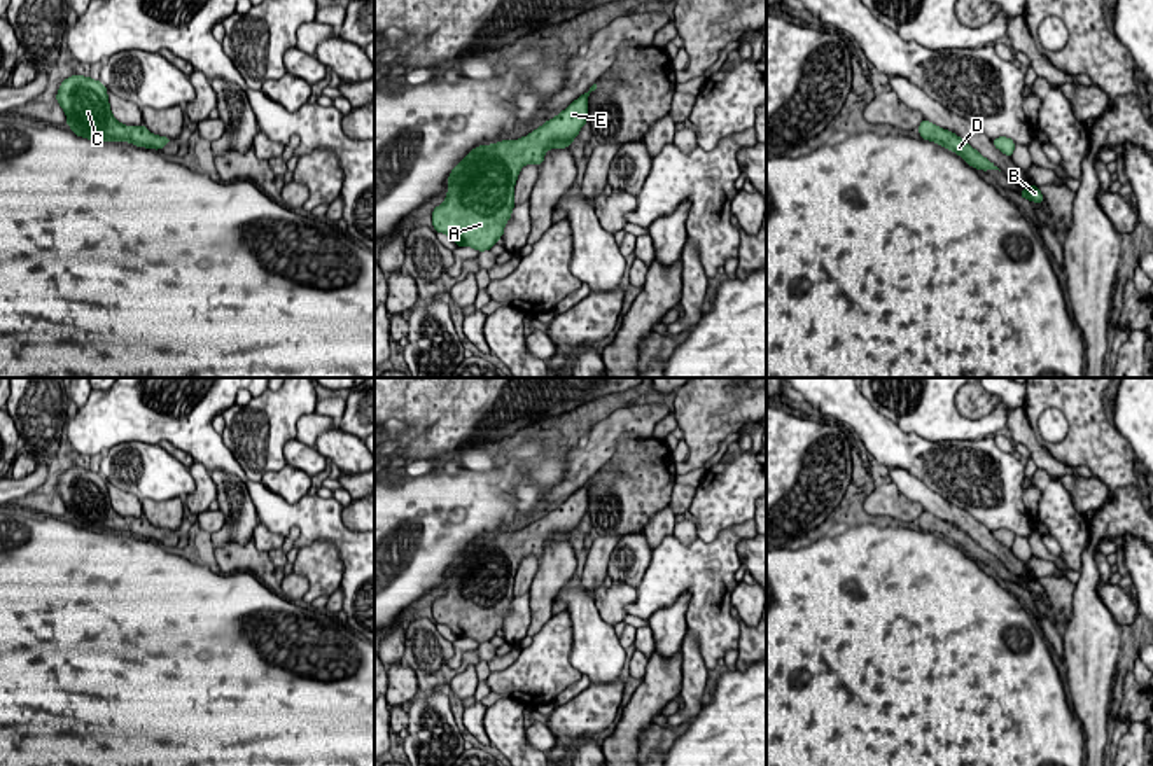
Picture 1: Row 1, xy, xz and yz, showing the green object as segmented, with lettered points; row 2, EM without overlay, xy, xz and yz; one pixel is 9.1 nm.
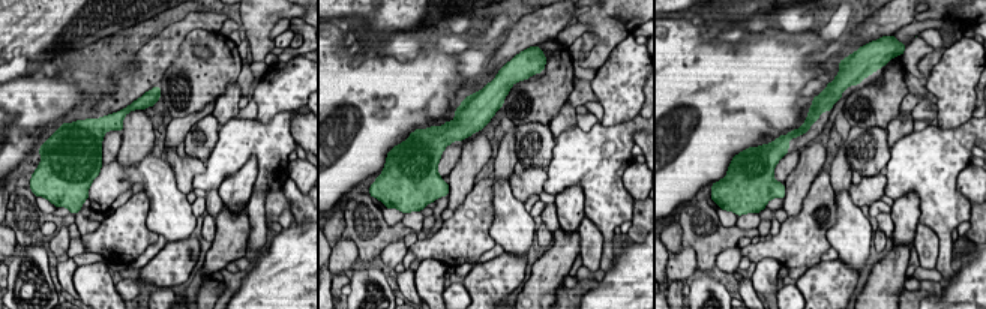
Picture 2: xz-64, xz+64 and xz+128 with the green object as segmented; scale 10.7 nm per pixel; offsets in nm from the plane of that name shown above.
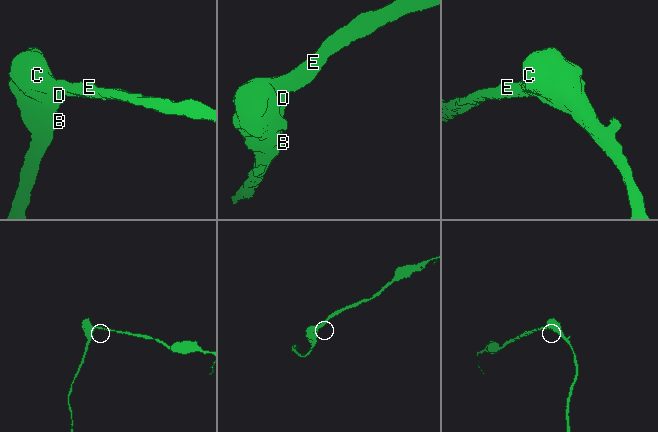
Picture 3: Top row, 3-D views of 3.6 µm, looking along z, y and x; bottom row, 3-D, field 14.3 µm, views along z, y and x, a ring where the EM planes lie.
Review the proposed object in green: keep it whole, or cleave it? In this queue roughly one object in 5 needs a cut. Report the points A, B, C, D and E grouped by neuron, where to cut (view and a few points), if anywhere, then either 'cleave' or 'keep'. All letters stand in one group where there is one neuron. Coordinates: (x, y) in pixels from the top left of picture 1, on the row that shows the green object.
A B C D E; no cut; keep

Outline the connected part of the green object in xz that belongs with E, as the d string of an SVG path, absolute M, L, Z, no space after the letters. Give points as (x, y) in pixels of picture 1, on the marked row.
M598 82L520 140L472 149L448 177L448 196L432 212L434 231L446 233L458 247L490 250L511 219L520 170L528 163L541 166L549 149L570 147L588 122L588 96L595 89Z

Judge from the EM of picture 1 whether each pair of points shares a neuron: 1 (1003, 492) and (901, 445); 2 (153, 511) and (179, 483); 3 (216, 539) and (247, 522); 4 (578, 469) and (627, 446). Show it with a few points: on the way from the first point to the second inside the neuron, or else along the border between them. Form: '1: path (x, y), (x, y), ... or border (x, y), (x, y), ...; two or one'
1: path (978, 478), (926, 460); one
2: border (181, 497), (140, 501); two
3: path (223, 536), (240, 523); one
4: border (651, 436), (623, 434), (614, 453), (595, 473); two

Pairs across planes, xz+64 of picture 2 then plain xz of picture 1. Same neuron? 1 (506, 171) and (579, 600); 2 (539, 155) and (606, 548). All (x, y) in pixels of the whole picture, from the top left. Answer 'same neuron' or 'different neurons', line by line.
1: different neurons
2: different neurons

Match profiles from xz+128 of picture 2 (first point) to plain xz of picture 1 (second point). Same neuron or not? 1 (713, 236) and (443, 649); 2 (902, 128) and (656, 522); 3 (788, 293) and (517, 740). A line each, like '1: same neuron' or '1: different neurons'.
1: same neuron
2: same neuron
3: different neurons

